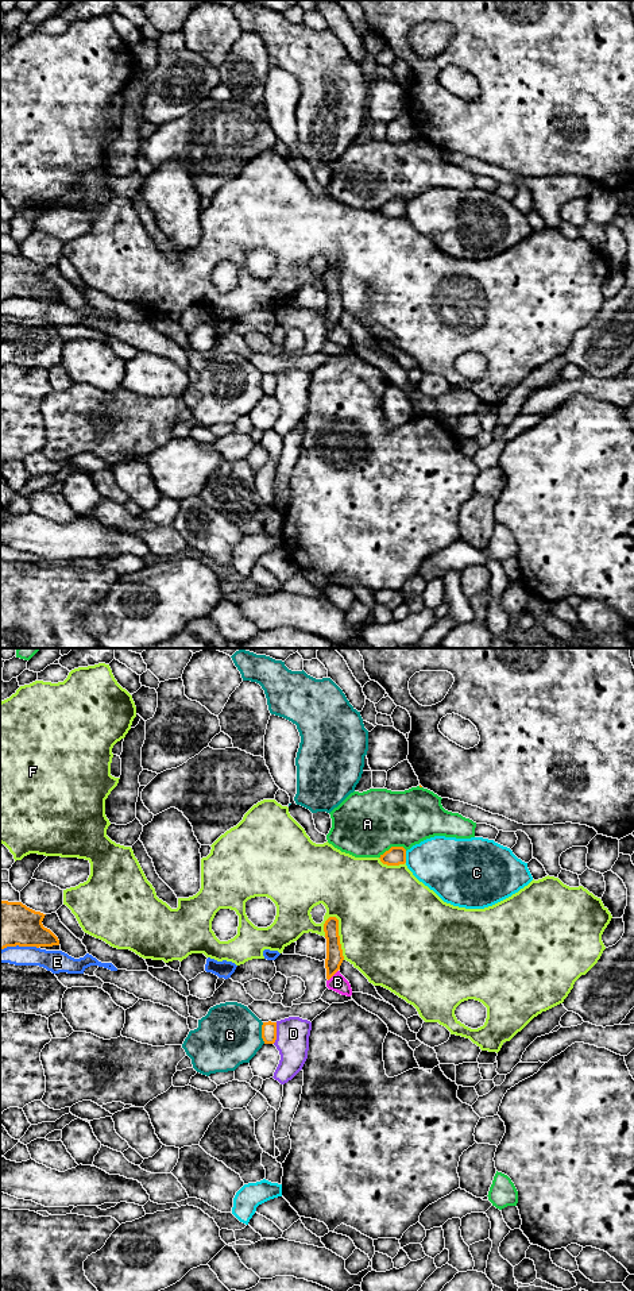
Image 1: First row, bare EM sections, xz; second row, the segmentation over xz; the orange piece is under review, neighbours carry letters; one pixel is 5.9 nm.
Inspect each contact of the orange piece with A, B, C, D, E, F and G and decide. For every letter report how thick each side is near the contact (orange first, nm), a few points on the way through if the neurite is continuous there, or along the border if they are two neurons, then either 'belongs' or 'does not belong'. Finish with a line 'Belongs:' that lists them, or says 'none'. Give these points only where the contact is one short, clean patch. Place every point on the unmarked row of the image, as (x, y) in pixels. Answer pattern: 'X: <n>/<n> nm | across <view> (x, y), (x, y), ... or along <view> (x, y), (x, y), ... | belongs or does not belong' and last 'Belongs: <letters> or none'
A: 110/380 nm | does not belong
B: 100/100 nm | along xz (337, 322), (328, 332) | does not belong
C: 110/340 nm | does not belong
D: 100/190 nm | does not belong
E: 280/130 nm | does not belong
F: 100/500 nm | does not belong
G: 100/380 nm | does not belong
Belongs: none

